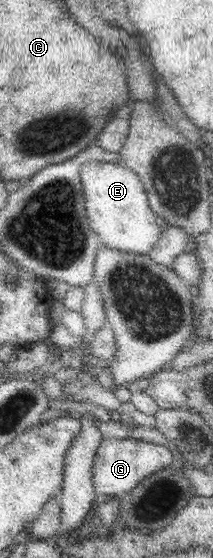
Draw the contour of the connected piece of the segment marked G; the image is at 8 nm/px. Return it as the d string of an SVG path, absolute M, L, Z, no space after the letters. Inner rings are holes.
M101 439L93 467L95 492L104 496L118 497L134 490L146 477L174 464L172 449L132 439Z

